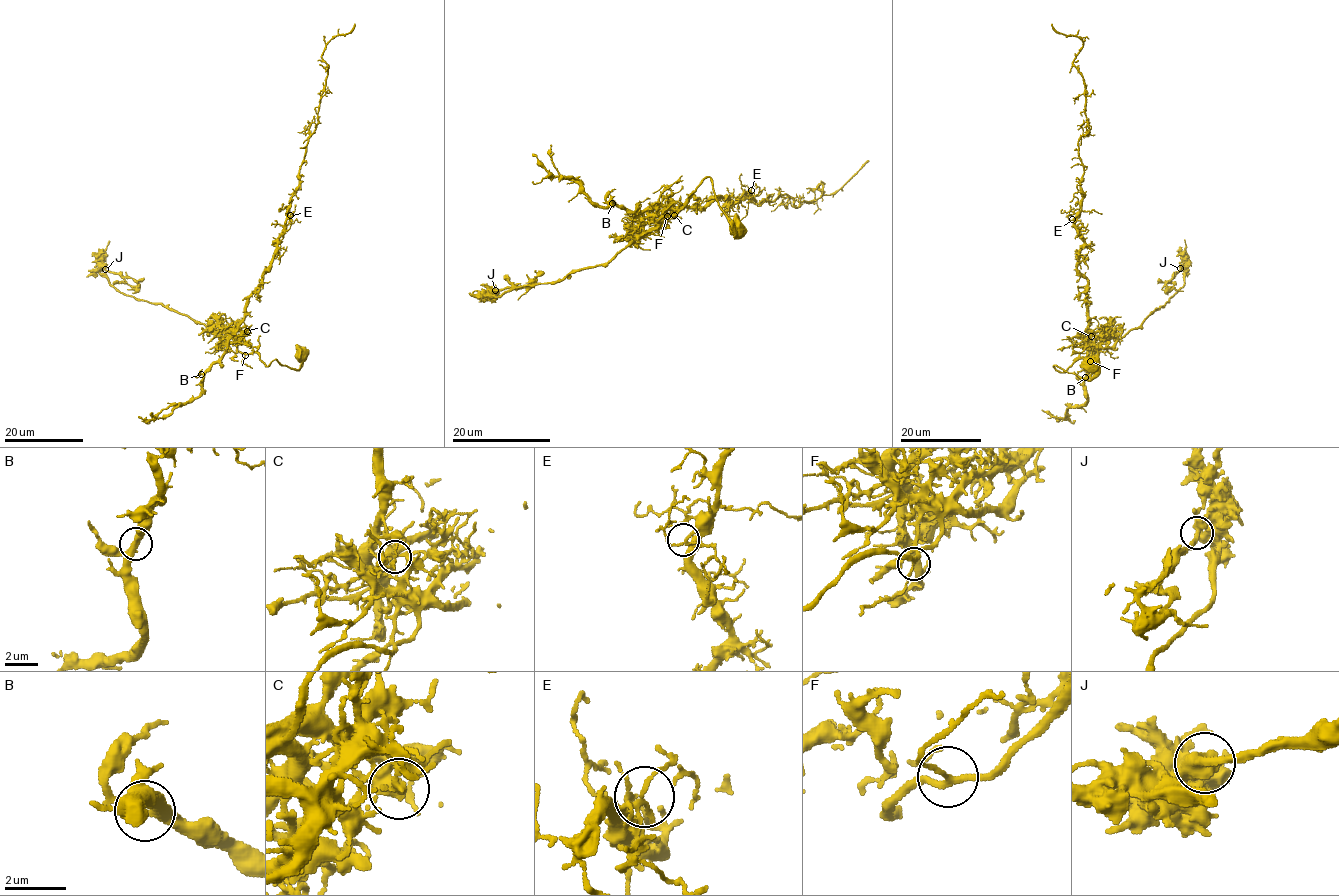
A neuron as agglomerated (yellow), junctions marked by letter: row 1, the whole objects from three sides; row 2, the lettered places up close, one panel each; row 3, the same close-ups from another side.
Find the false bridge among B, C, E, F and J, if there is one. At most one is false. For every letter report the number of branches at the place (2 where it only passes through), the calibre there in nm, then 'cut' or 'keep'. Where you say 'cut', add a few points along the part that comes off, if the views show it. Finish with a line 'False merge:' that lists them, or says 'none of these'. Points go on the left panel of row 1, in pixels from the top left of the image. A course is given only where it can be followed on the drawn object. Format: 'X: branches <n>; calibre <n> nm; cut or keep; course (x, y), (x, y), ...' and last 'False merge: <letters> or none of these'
B: branches 3; calibre 300 nm; keep
C: branches 3; calibre 140 nm; cut; course (247, 331), (245, 302), (276, 248), (307, 140), (317, 127), (327, 71), (322, 55), (327, 44), (354, 23)
E: branches 3; calibre 170 nm; keep
F: branches 3; calibre 200 nm; keep
J: branches 3; calibre 380 nm; keep
False merge: C

